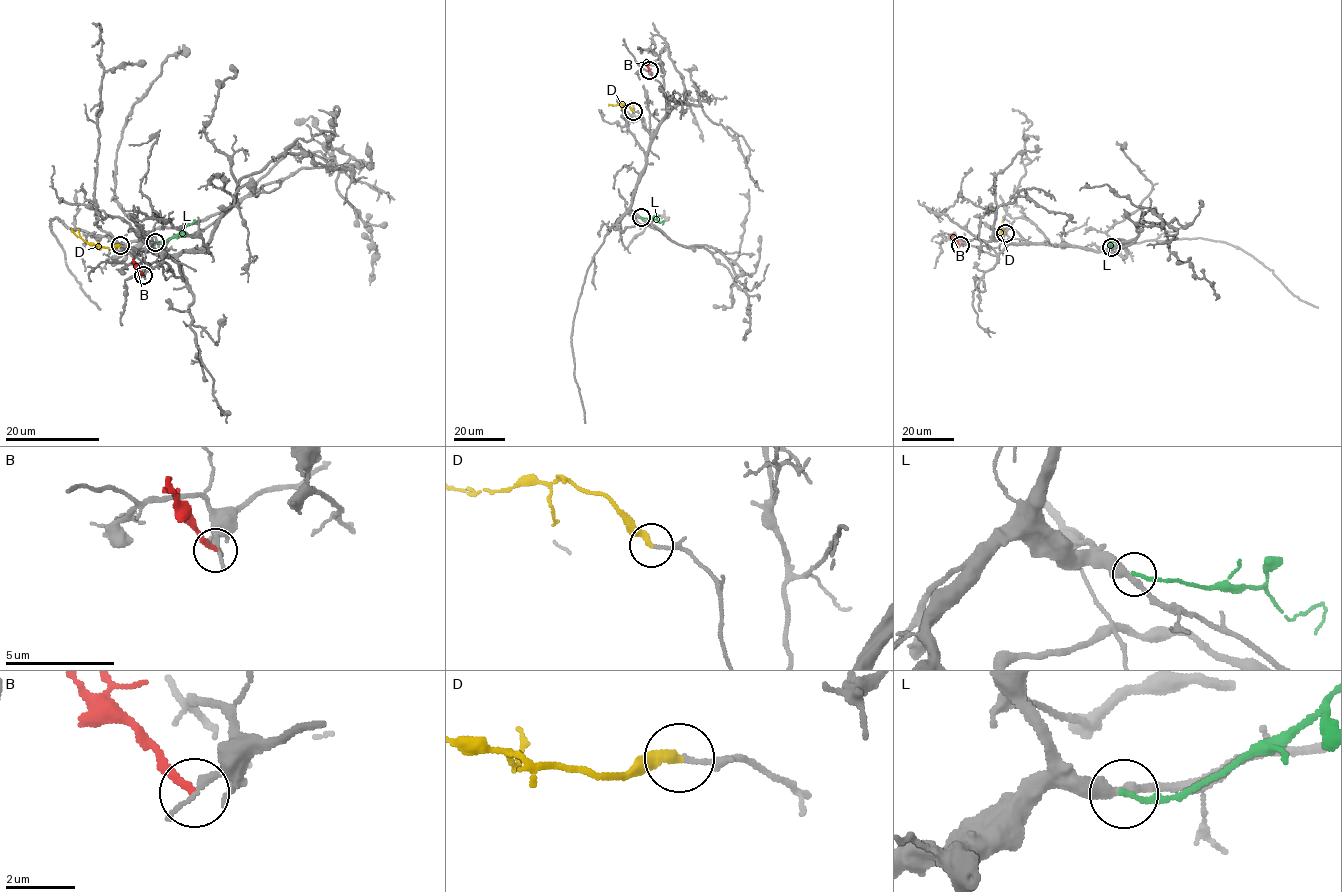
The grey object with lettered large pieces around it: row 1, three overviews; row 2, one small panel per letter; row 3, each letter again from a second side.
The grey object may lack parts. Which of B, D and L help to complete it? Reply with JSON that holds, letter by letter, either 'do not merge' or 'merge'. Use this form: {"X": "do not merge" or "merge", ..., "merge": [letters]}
{"B": "do not merge", "D": "merge", "L": "do not merge", "merge": ["D"]}

